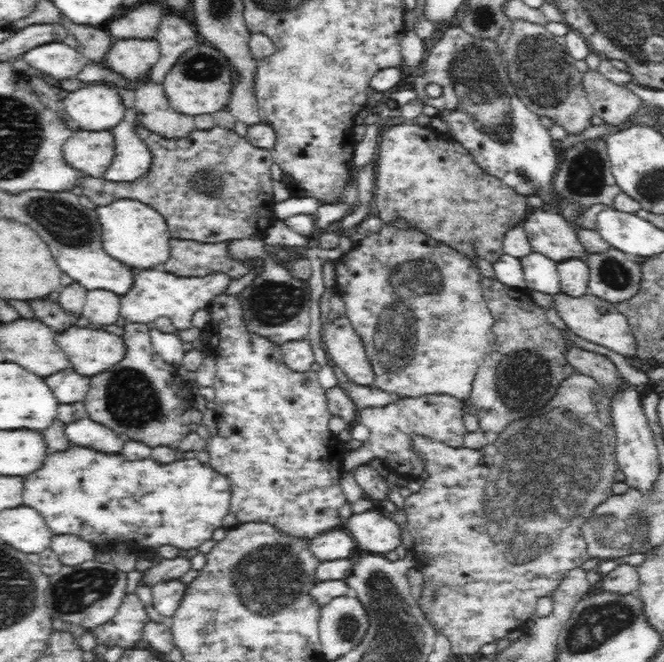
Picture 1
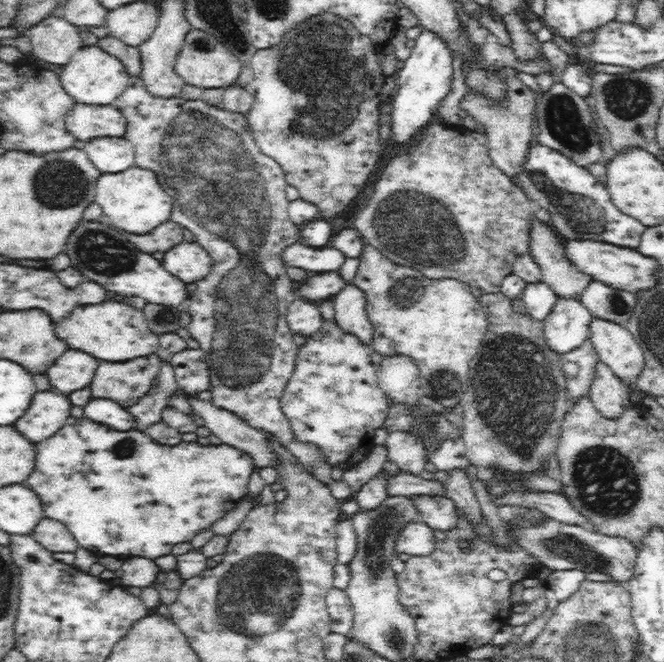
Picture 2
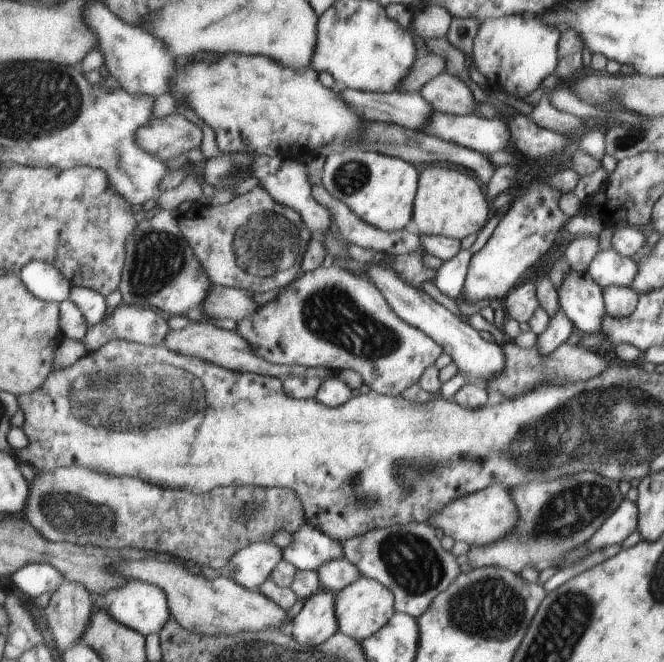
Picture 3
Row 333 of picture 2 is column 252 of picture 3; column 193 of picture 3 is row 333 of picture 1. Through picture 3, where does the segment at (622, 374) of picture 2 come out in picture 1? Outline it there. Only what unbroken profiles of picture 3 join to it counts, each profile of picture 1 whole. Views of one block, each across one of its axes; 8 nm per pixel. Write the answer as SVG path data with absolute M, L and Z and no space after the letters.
M560 290L553 294L552 304L554 304L553 308L557 310L557 314L562 318L564 326L572 334L576 334L588 342L594 342L598 346L614 350L625 357L634 356L634 337L630 332L627 318L616 310L615 303L590 292L573 295Z

